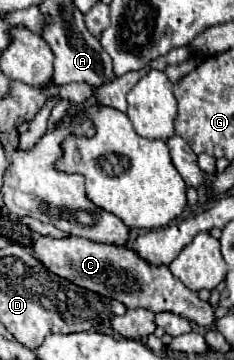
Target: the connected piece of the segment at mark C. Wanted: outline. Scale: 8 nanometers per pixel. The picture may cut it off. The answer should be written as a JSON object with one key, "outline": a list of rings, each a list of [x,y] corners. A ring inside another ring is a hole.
{"outline":[[[36,236],[32,246],[36,258],[54,274],[86,288],[96,294],[102,294],[106,298],[114,298],[122,302],[126,308],[148,308],[150,312],[172,312],[178,316],[188,318],[190,322],[196,322],[198,326],[214,326],[216,324],[216,312],[210,306],[210,302],[204,302],[198,298],[198,294],[190,288],[186,288],[174,274],[170,274],[168,266],[150,266],[142,258],[138,258],[136,252],[128,250],[126,246],[112,246],[112,244],[98,244],[86,238],[46,238]]]}

